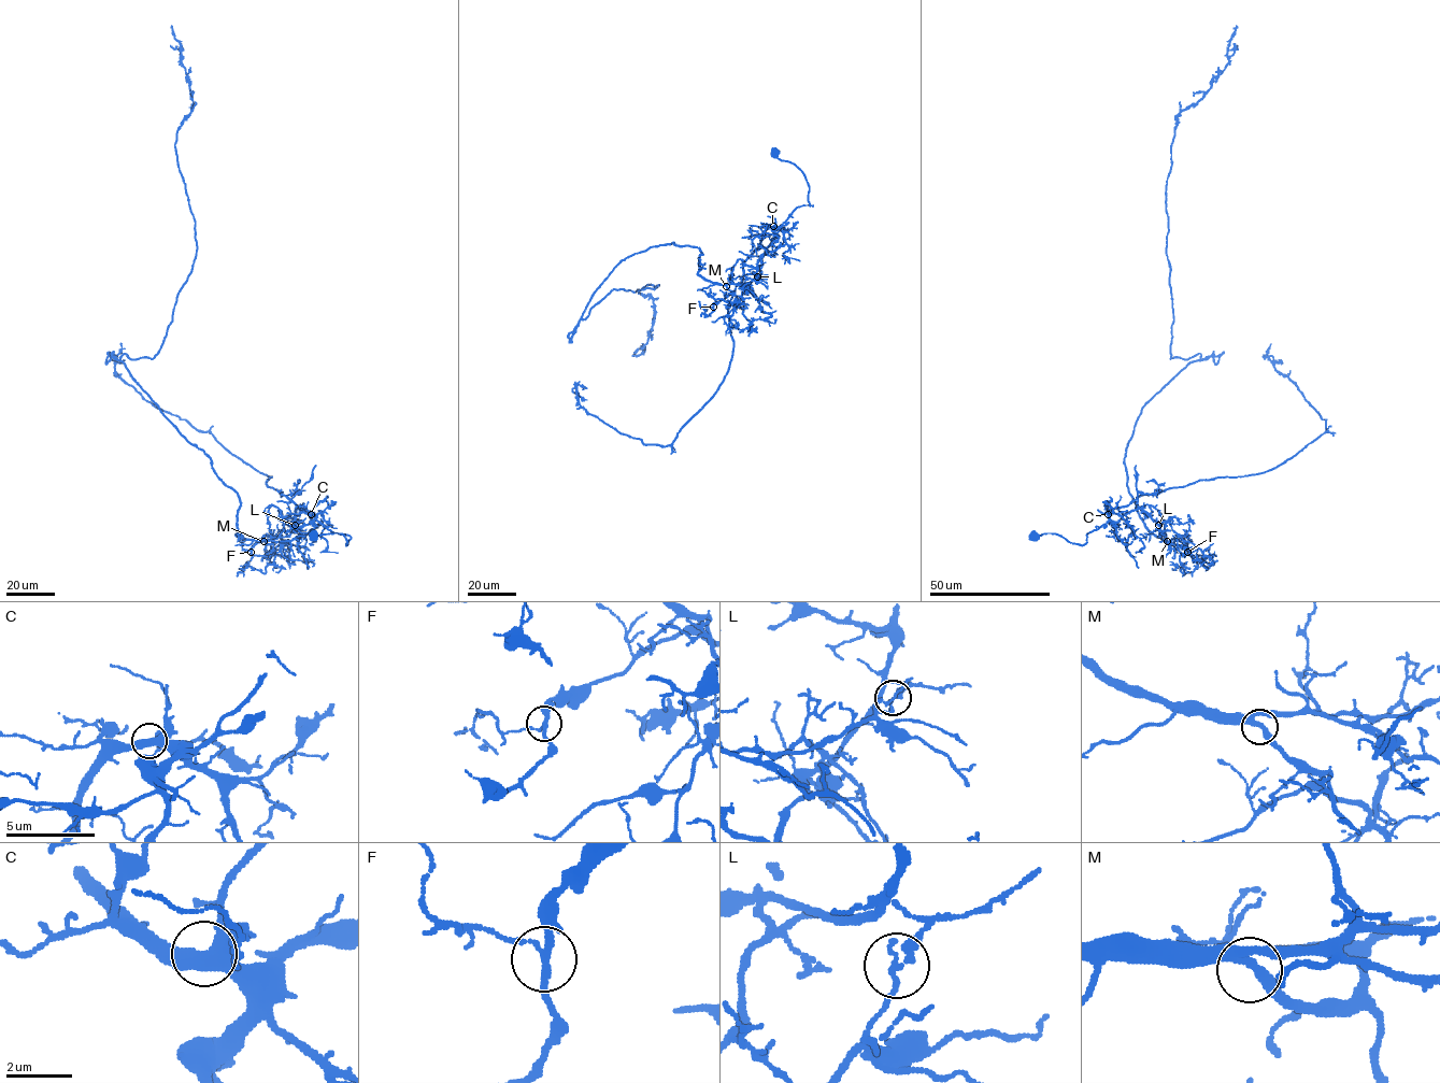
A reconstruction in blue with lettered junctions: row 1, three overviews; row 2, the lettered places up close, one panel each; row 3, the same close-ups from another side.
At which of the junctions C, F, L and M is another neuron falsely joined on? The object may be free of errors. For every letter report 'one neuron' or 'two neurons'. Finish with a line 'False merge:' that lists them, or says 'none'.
C: one neuron
F: one neuron
L: two neurons
M: one neuron
False merge: L

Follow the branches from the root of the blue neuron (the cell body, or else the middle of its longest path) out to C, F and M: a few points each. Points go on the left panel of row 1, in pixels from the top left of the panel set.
C: (313, 536), (341, 533), (346, 545), (351, 539), (328, 529), (311, 514)
F: (313, 536), (341, 533), (346, 545), (351, 539), (297, 509), (277, 537), (256, 543), (251, 552)
M: (313, 536), (341, 533), (346, 545), (351, 539), (297, 509), (296, 524), (289, 535), (264, 541)

